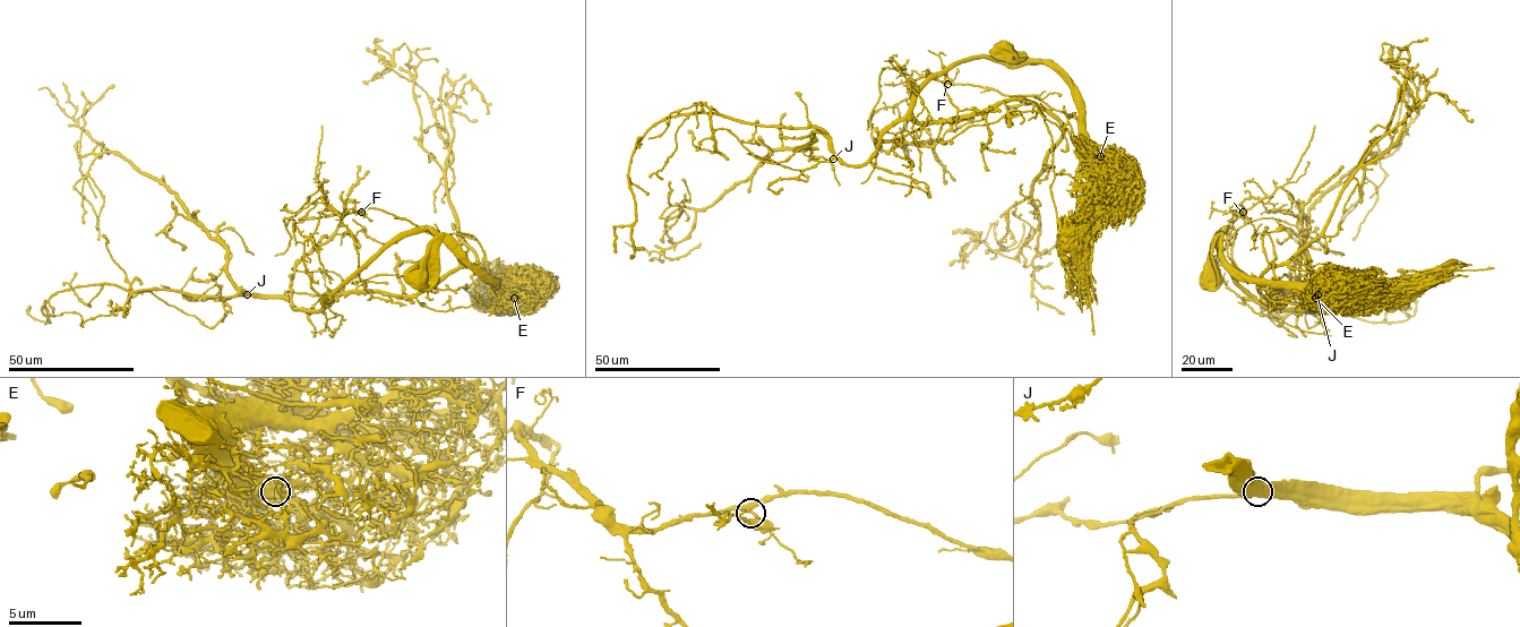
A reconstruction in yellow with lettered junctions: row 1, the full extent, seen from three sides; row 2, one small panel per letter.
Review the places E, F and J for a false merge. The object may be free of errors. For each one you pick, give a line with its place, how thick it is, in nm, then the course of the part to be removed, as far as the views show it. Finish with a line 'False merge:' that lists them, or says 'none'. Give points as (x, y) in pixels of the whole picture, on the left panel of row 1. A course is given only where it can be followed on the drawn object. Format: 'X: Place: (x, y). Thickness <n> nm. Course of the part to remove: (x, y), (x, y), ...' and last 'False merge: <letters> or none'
E: Place: (514, 298). Thickness 240 nm. Course of the part to remove: (514, 297), (473, 237), (323, 197), (303, 263), (334, 335)
False merge: E

